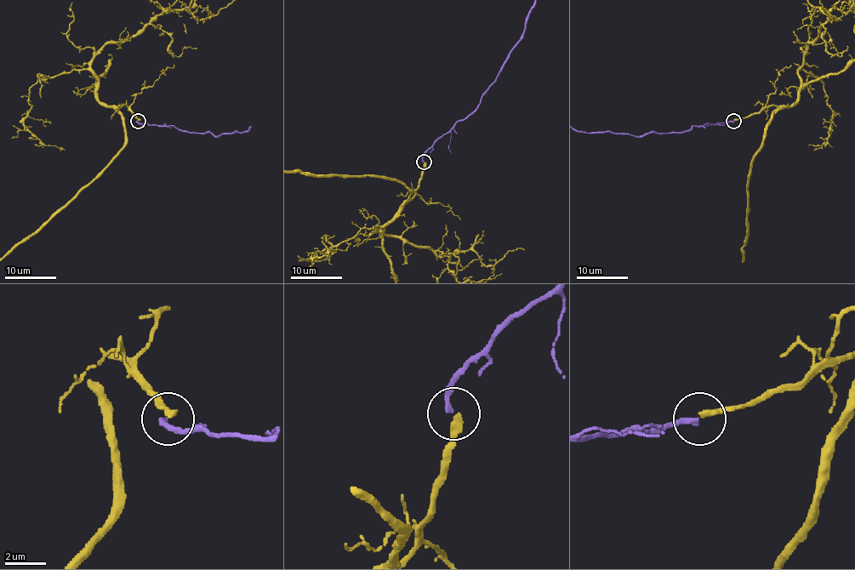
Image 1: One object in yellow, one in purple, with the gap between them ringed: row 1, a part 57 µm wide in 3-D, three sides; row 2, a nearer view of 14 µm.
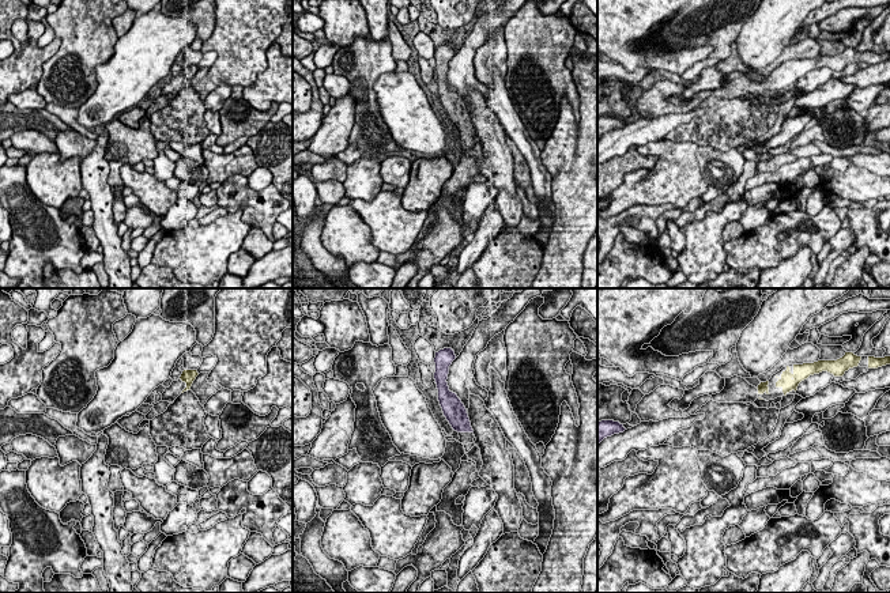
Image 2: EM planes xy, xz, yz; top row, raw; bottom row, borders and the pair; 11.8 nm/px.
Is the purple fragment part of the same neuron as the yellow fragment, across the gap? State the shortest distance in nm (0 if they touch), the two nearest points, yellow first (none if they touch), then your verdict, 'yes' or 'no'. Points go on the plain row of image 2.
1600 nm | yz (758, 93), (625, 124) | no

